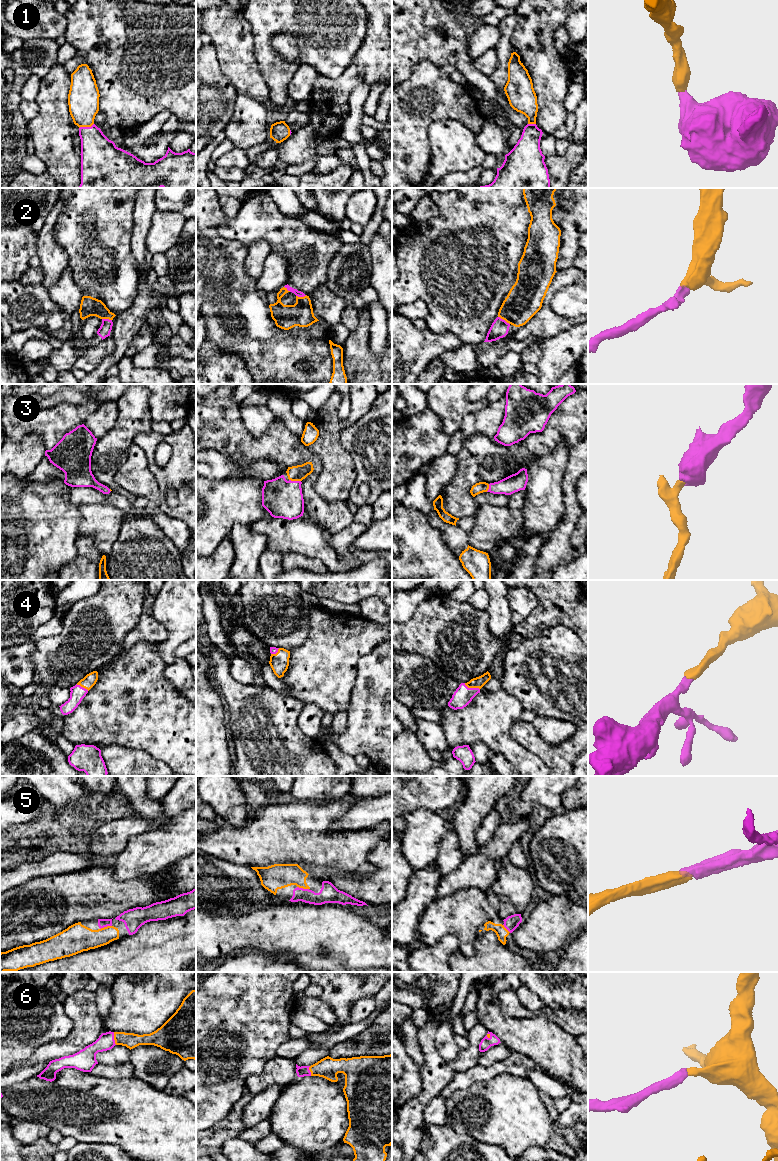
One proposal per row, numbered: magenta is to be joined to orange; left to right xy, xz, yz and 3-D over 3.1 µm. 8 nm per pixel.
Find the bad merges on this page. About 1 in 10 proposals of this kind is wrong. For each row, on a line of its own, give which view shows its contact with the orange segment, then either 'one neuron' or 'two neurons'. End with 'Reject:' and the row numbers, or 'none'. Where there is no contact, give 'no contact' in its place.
1: contact in xy; one neuron
2: contact in yz; one neuron
3: contact in xz; one neuron
4: contact in yz; one neuron
5: contact in xy; one neuron
6: contact in xy; one neuron
Reject: none

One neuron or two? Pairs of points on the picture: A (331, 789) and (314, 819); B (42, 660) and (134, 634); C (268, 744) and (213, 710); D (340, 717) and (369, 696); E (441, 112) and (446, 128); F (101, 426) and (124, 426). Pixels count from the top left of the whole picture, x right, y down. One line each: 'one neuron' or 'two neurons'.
A: two neurons
B: two neurons
C: two neurons
D: two neurons
E: two neurons
F: two neurons

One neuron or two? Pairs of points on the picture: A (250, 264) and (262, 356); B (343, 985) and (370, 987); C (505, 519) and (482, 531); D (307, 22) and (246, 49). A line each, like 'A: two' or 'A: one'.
A: two
B: one
C: one
D: two

